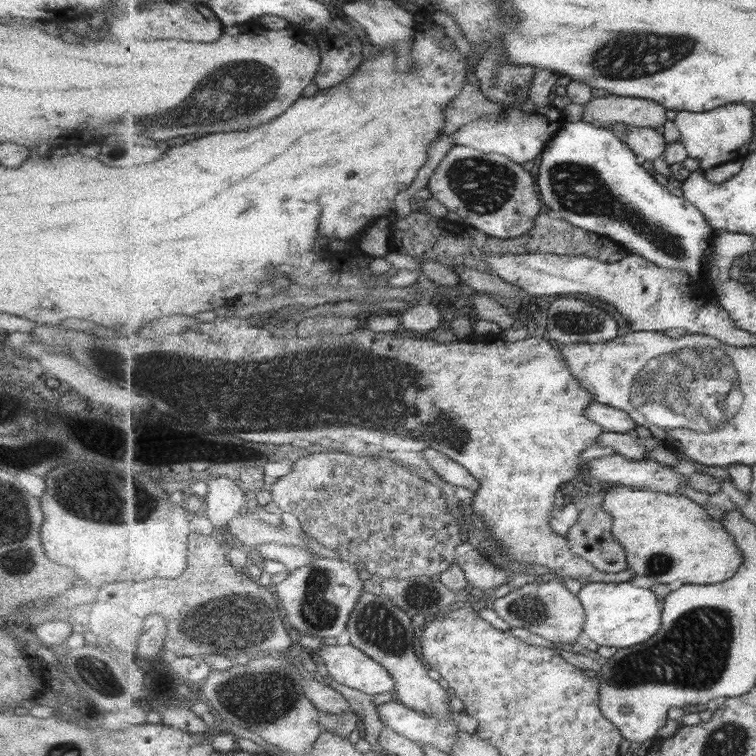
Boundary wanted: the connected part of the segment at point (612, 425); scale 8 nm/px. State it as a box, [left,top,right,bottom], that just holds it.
[587,400,637,433]

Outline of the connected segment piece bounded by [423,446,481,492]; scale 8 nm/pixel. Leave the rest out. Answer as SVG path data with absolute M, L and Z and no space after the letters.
M429 446L424 450L423 456L429 462L429 466L435 470L437 476L447 484L461 486L474 492L480 489L479 480L473 477L471 472L465 466L461 466L459 462L451 460L445 454L441 454Z

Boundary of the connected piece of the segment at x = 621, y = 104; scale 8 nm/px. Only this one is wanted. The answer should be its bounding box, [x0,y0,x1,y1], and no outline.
[585,94,667,128]

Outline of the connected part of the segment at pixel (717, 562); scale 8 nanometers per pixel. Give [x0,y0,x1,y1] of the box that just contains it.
[602,485,743,585]

